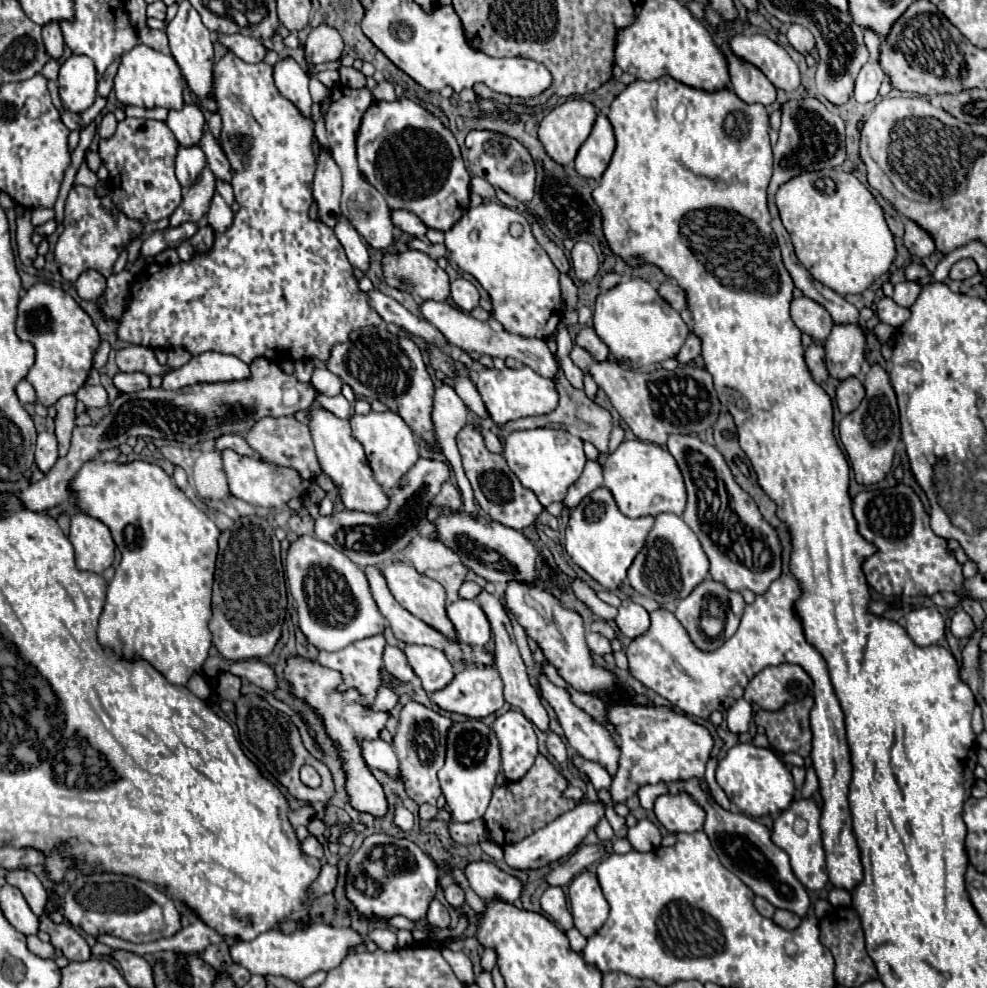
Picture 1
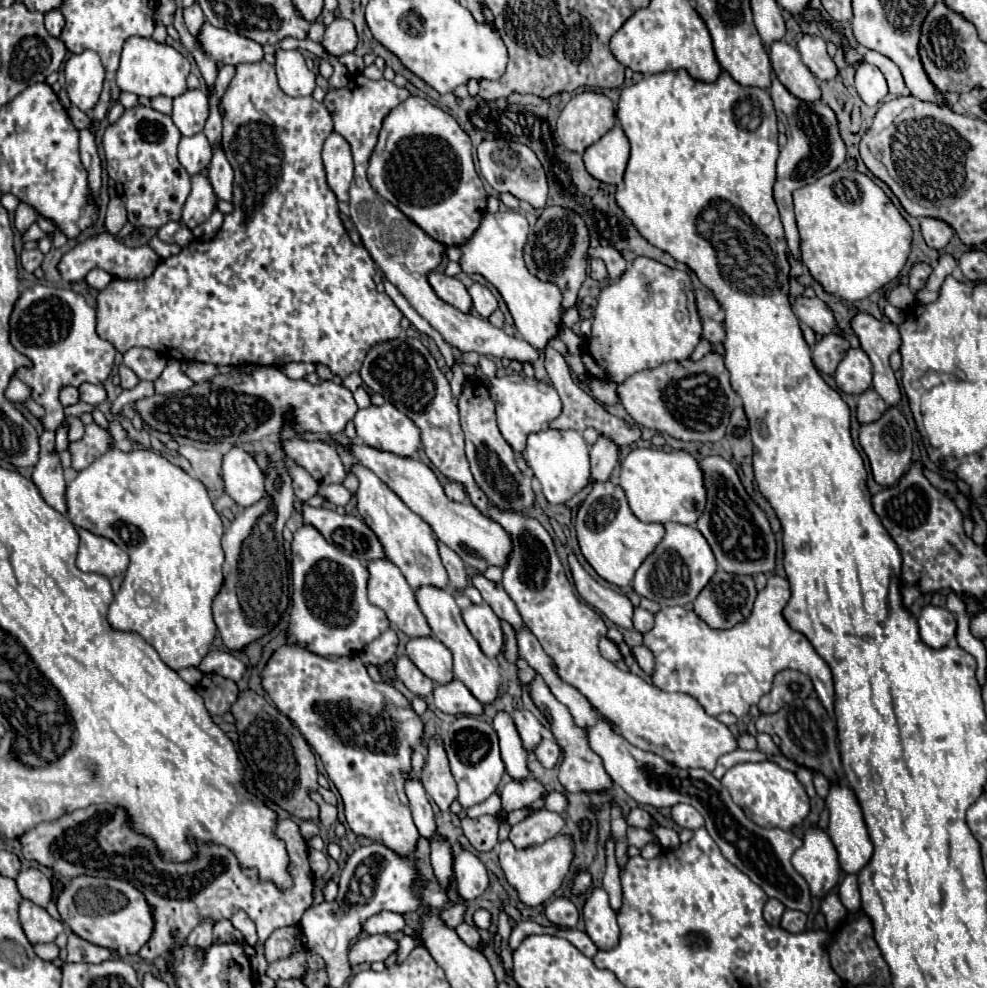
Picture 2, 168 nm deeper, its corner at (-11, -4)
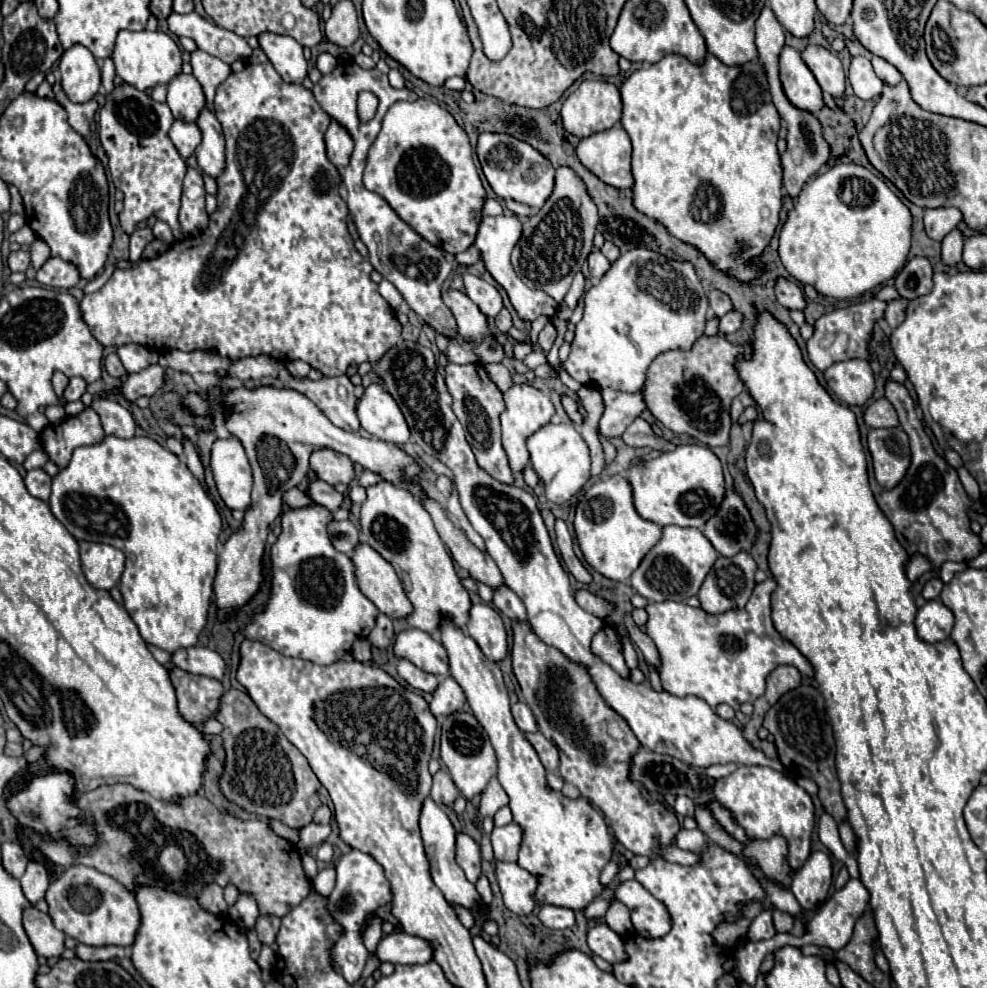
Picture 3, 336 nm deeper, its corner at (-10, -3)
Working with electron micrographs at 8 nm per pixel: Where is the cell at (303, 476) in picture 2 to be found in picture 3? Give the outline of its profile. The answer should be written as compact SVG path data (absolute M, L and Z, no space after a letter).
M312 479L308 485L306 485L306 493L310 499L314 499L318 505L326 507L328 511L336 511L342 503L342 495L328 483L320 481L320 479Z

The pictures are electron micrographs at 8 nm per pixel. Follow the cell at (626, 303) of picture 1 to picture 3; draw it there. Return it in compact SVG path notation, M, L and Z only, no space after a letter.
M630 249L620 255L598 285L584 295L584 317L576 325L576 337L570 345L566 371L582 385L612 387L626 393L636 393L644 387L646 369L660 353L674 349L690 349L704 333L708 299L694 273L694 267L684 261L668 261L664 255L650 249Z

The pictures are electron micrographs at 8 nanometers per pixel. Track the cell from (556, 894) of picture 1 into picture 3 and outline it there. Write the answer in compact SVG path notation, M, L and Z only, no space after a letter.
M542 905L538 917L550 929L568 929L568 927L572 927L576 923L572 909L554 907L554 905Z

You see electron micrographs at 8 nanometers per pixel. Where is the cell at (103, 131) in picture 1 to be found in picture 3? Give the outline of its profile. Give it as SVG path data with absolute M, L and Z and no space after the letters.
M104 59L102 61L102 85L104 85L106 93L110 93L114 89L114 77L116 77L116 73L114 73L112 59Z

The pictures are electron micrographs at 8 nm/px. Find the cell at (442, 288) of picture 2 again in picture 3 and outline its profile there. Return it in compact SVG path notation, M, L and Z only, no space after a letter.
M456 289L442 291L442 299L456 317L460 339L464 339L464 343L474 345L476 351L480 353L480 363L484 365L484 363L502 361L504 349L496 345L492 333L488 331L486 317L478 309L478 305L466 293Z

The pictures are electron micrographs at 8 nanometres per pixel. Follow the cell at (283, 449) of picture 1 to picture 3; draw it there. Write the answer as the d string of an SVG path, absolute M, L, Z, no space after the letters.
M332 449L314 451L310 455L310 471L330 485L336 485L336 483L348 485L354 479L352 461Z

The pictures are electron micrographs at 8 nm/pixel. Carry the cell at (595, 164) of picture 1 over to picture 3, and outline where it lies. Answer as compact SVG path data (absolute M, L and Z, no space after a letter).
M622 125L582 139L576 153L580 163L606 185L628 189L634 183L630 173L630 137Z

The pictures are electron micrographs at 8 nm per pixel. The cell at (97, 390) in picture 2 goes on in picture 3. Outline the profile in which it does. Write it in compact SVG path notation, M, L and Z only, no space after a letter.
M72 377L68 389L64 391L64 397L66 397L66 401L80 401L80 397L86 393L86 389L88 389L88 383L82 377Z

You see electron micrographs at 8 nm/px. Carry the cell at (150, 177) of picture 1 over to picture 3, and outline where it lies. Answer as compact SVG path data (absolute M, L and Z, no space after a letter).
M132 85L116 87L106 95L106 105L100 109L98 135L108 155L112 183L124 193L120 225L126 233L132 233L136 223L154 215L172 227L176 239L182 239L178 211L186 163L168 137L172 123L174 117L166 103L154 101L148 93L142 93Z

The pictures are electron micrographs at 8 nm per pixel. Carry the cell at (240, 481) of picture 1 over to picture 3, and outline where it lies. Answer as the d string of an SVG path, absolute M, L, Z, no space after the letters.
M236 437L216 439L212 445L212 475L220 497L230 509L248 509L252 471L242 443Z

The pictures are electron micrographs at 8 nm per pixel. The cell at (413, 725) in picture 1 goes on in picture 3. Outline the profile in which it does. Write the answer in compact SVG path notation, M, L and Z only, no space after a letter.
M440 769L440 771L432 777L432 791L430 791L430 797L432 797L438 805L452 807L454 799L458 797L458 789L456 789L452 777L448 775L448 771Z

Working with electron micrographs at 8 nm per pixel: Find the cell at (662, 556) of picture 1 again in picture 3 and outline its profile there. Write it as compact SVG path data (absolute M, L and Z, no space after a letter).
M666 525L662 539L648 555L642 559L640 567L632 573L632 589L646 597L648 601L686 601L688 597L696 595L704 577L712 569L718 553L712 549L712 543L702 535L700 529L694 527L678 527Z

